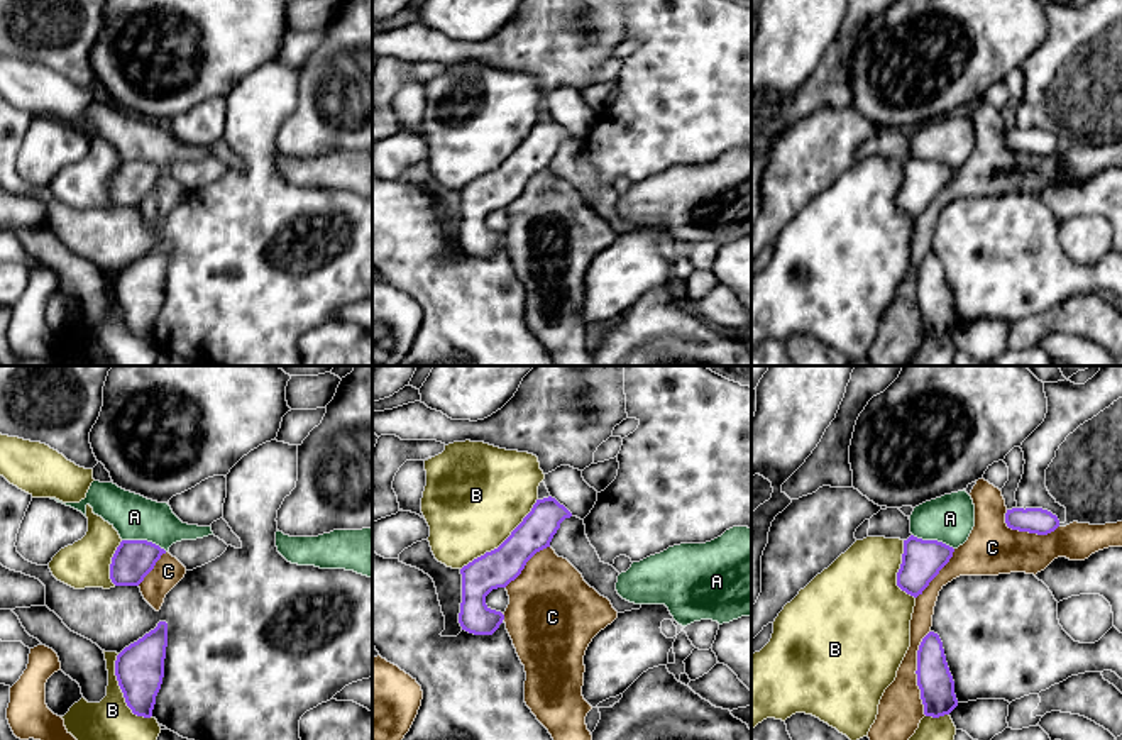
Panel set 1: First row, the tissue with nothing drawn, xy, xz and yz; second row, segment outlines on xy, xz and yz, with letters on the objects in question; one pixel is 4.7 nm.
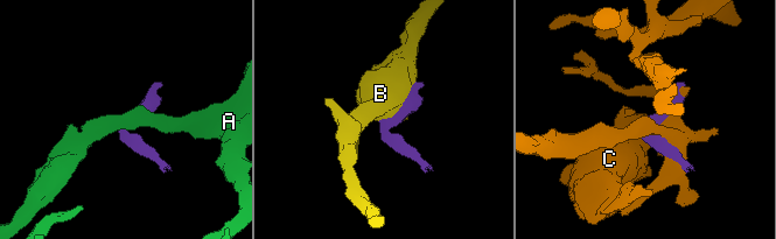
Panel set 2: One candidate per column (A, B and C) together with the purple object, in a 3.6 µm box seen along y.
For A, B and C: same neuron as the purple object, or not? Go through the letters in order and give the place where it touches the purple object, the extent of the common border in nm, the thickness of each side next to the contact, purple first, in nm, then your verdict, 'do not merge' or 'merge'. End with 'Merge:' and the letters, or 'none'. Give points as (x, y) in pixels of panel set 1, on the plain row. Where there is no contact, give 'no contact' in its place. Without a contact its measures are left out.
A: contact xy (144, 161); length 220 nm; calibres 190 and 220 nm; merge
B: contact xz (505, 161); length 500 nm; calibres 180 and 480 nm; do not merge
C: contact yz (916, 293); length 400 nm; calibres 170 and 220 nm; do not merge
Merge: A

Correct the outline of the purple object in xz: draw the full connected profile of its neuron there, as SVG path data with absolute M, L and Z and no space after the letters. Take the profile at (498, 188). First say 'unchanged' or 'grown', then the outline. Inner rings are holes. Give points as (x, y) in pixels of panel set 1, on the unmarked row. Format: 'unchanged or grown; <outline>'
unchanged; M555 119L536 120L531 132L494 171L474 179L460 190L462 224L459 244L474 256L492 256L504 240L501 232L486 225L486 217L514 202L526 183L550 163L560 144L572 134Z

